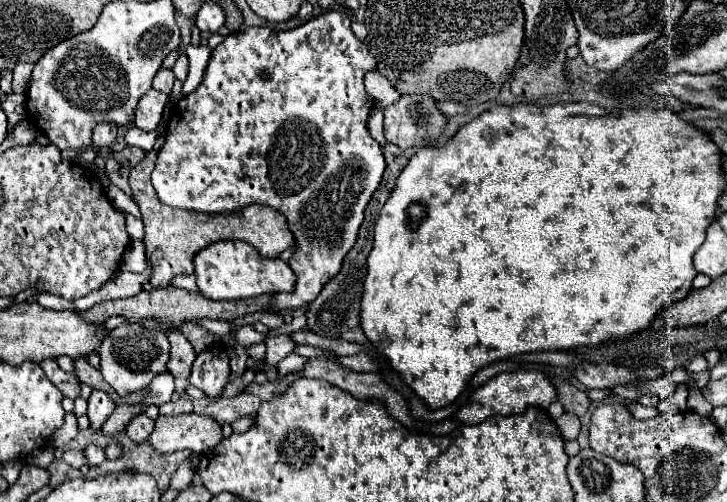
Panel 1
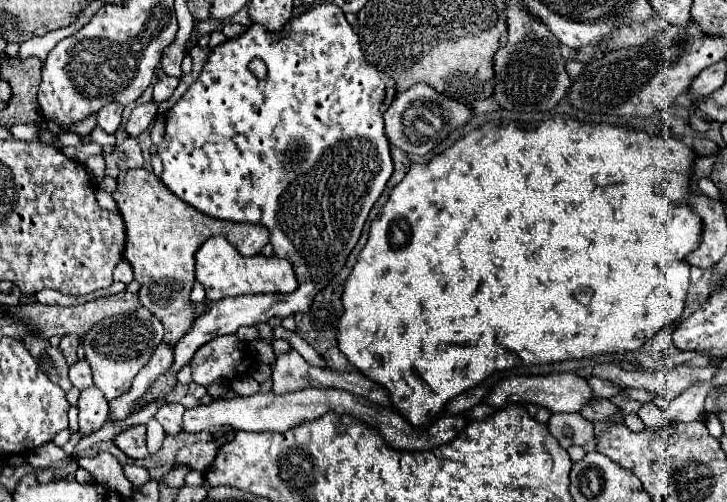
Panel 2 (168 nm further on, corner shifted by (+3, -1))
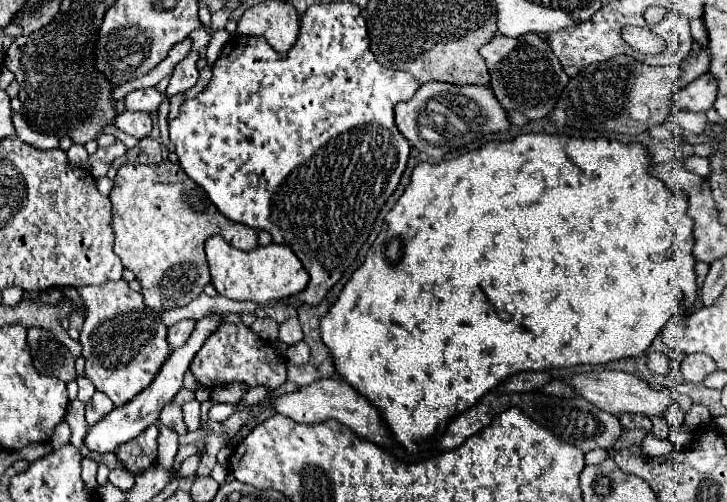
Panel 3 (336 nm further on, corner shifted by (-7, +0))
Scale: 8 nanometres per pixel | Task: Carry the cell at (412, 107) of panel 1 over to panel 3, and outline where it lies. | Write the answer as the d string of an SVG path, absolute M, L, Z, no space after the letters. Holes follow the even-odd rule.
M426 82L416 90L416 94L410 100L398 102L394 106L394 112L396 112L396 126L410 142L410 146L434 158L442 158L450 150L474 142L478 136L486 136L492 132L506 132L510 126L504 108L500 108L492 90L484 86Z

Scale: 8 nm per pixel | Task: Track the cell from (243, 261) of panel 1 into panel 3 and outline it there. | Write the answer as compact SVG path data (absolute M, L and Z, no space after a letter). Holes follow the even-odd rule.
M212 236L206 240L206 258L214 288L220 296L226 296L230 300L252 300L264 306L272 300L300 294L308 284L308 272L288 246L270 244L244 252L228 244L222 236Z

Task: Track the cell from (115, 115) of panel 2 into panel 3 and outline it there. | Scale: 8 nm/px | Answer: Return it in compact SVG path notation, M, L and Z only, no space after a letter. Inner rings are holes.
M146 88L146 90L136 90L136 92L130 92L126 98L124 98L124 108L126 110L146 110L146 112L154 112L158 110L160 102L166 100L164 94L156 92L156 88Z

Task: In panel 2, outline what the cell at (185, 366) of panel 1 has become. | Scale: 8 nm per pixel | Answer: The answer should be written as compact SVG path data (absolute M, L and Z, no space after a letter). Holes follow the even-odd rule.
M144 167L120 173L116 185L118 189L112 197L126 225L126 247L122 257L132 265L134 279L140 283L140 303L164 325L164 339L174 347L194 321L190 291L196 281L195 255L198 247L210 235L222 235L242 255L258 255L270 241L270 233L262 225L220 221L200 213L180 197L174 197L174 193L162 185L162 179Z

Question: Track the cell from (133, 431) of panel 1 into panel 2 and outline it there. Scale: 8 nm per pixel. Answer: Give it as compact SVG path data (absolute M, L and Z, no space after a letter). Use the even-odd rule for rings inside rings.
M136 425L136 427L116 435L114 445L132 459L146 459L148 457L148 451L146 451L146 427Z

